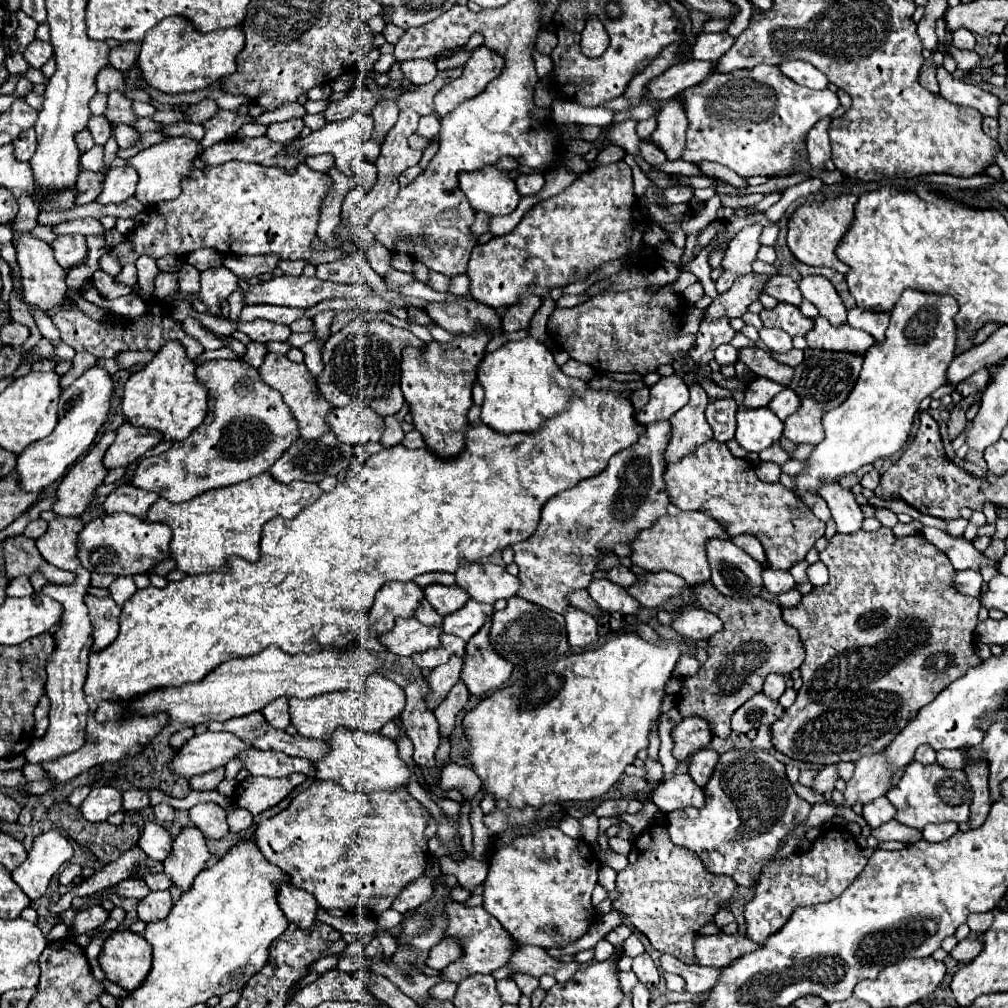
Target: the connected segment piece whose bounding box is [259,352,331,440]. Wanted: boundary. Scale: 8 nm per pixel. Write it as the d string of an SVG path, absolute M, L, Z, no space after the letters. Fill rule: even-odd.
M267 354L263 358L263 364L259 366L259 374L261 378L275 388L277 392L281 392L281 396L285 398L283 402L291 408L297 424L299 424L299 434L305 440L317 440L321 438L325 432L329 432L329 426L325 424L325 416L331 412L331 404L323 398L315 398L313 394L313 380L305 368L305 364L295 364L291 362L287 356L281 354Z

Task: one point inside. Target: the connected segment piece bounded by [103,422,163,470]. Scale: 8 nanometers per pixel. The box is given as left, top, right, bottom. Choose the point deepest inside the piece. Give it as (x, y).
(132, 441)

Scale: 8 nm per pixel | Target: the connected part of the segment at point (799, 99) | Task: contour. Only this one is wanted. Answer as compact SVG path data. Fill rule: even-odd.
M761 64L751 70L733 70L729 74L711 74L705 82L683 92L685 112L689 118L687 142L683 160L699 162L711 160L723 164L737 172L739 176L775 176L789 174L797 170L797 162L801 160L801 152L805 150L807 132L815 126L823 116L833 116L839 108L839 96L831 90L811 90L805 88L785 74L777 66Z

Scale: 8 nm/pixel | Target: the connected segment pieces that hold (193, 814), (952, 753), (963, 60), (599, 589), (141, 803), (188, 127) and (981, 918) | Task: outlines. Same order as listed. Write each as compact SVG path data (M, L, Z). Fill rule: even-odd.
M205 802L189 808L189 818L207 838L219 840L229 832L225 810L217 802Z
M939 750L937 752L937 764L943 768L961 768L961 752L959 750Z
M955 48L951 54L953 54L955 62L957 62L957 69L952 73L955 79L961 79L965 70L977 68L977 66L981 64L981 60L983 60L975 50L957 50L957 48Z
M607 578L601 580L593 580L591 586L587 588L591 598L595 600L595 604L605 610L605 612L621 612L621 614L637 614L639 604L637 600L633 600L625 588L621 588L619 584L613 584Z
M131 788L127 792L123 792L123 810L145 810L149 806L149 798L147 792L139 790L139 788Z
M177 122L177 124L167 124L165 128L167 136L185 136L191 140L201 140L205 136L203 124L193 124L193 122Z
M985 912L985 914L973 914L973 916L969 916L967 926L971 928L971 932L983 934L989 928L991 922L993 922L993 914L991 912Z

